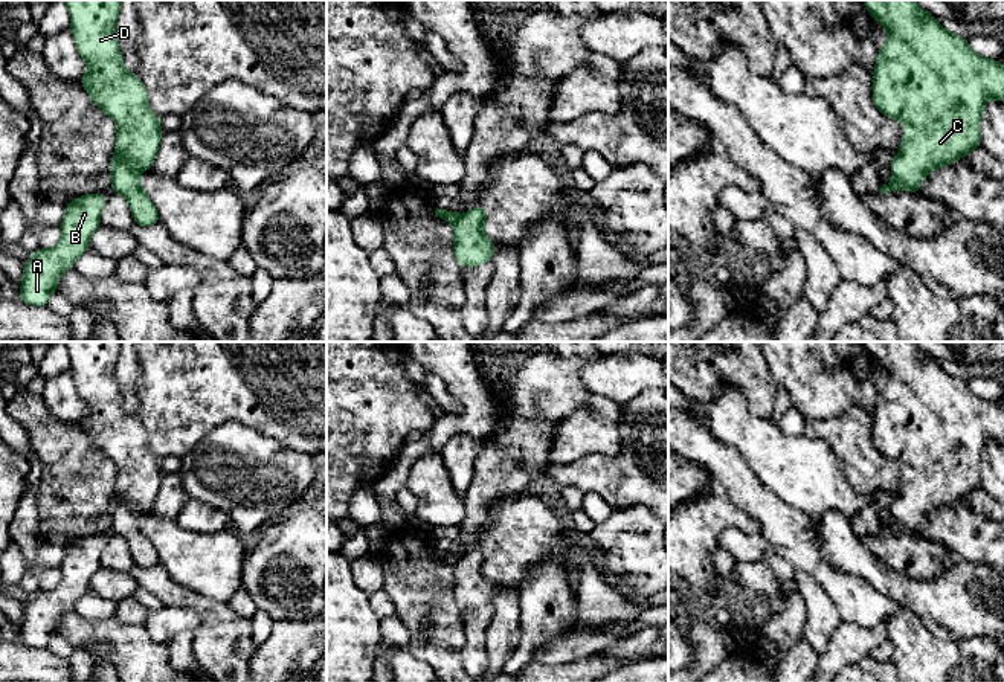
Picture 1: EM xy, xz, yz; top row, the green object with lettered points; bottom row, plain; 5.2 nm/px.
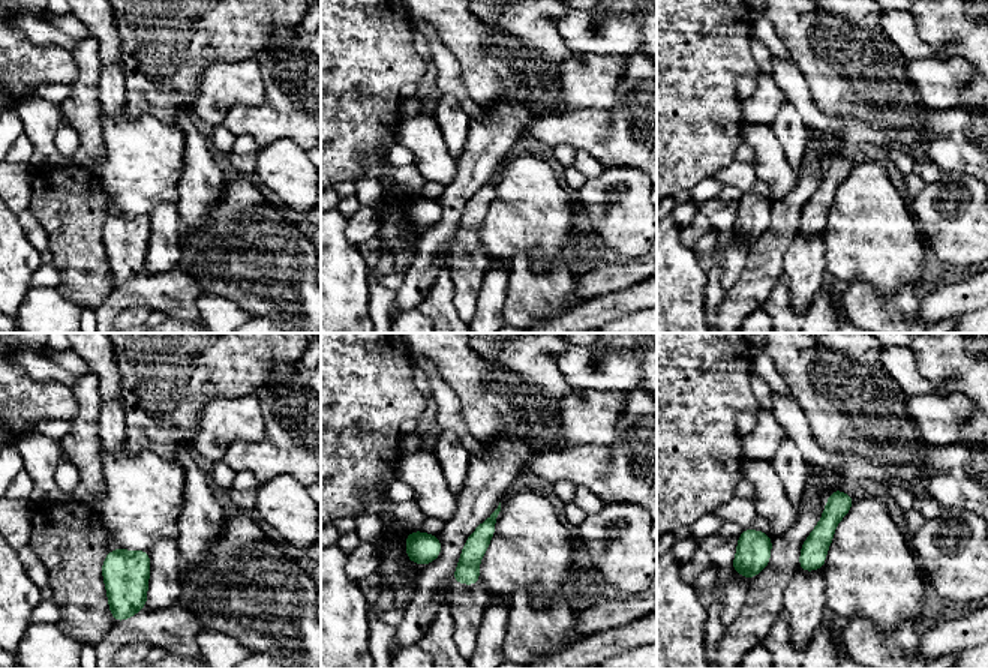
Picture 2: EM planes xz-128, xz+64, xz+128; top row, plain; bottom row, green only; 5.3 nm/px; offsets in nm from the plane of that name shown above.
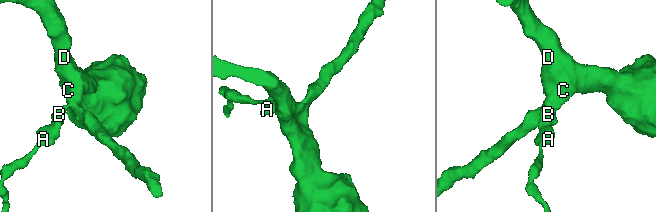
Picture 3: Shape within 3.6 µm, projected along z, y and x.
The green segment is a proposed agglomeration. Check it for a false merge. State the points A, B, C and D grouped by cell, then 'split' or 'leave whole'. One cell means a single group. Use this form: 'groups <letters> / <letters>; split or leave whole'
groups A B / C D; split

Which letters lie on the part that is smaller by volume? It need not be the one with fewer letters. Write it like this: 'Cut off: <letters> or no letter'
Cut off: A, B

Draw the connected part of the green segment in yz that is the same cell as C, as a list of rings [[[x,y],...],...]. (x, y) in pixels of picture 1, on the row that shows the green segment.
[[[862,0],[864,6],[888,31],[887,44],[877,50],[873,70],[873,105],[885,116],[906,127],[897,156],[890,162],[891,191],[906,188],[920,194],[920,183],[940,166],[949,166],[981,145],[981,119],[987,101],[1004,99],[1004,66],[975,53],[964,37],[951,34],[916,0]]]

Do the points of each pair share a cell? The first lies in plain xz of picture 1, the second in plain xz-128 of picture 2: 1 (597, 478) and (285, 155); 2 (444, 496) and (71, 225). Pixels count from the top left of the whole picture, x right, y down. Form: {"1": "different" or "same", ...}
{"1": "different", "2": "different"}

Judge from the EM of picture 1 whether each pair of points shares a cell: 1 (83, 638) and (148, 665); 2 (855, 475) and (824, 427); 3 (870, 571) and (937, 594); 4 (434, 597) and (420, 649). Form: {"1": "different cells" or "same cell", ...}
{"1": "same cell", "2": "same cell", "3": "same cell", "4": "same cell"}

